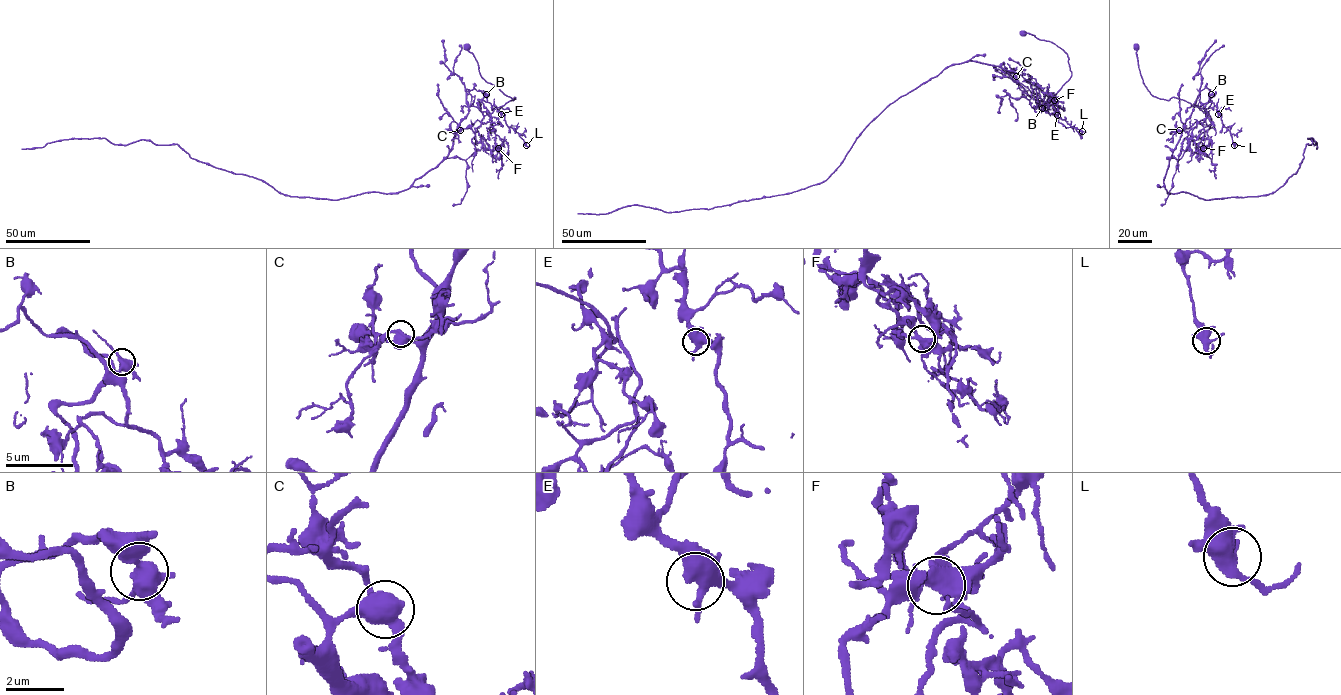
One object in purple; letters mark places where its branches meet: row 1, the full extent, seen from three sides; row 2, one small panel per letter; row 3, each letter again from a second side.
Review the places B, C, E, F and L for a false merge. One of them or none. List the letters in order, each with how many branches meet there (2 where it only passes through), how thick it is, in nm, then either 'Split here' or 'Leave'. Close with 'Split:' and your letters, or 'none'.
B: Branches: 4. Thickness 440 nm. Leave
C: Branches: 4. Thickness 480 nm. Split here
E: Branches: 4. Thickness 480 nm. Leave
F: Branches: 4. Thickness 440 nm. Leave
L: Branches: 4. Thickness 440 nm. Leave
Split: C

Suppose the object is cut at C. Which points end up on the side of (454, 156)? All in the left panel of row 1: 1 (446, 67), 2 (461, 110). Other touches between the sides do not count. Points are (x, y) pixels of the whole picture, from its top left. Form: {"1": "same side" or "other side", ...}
{"1": "same side", "2": "other side"}

